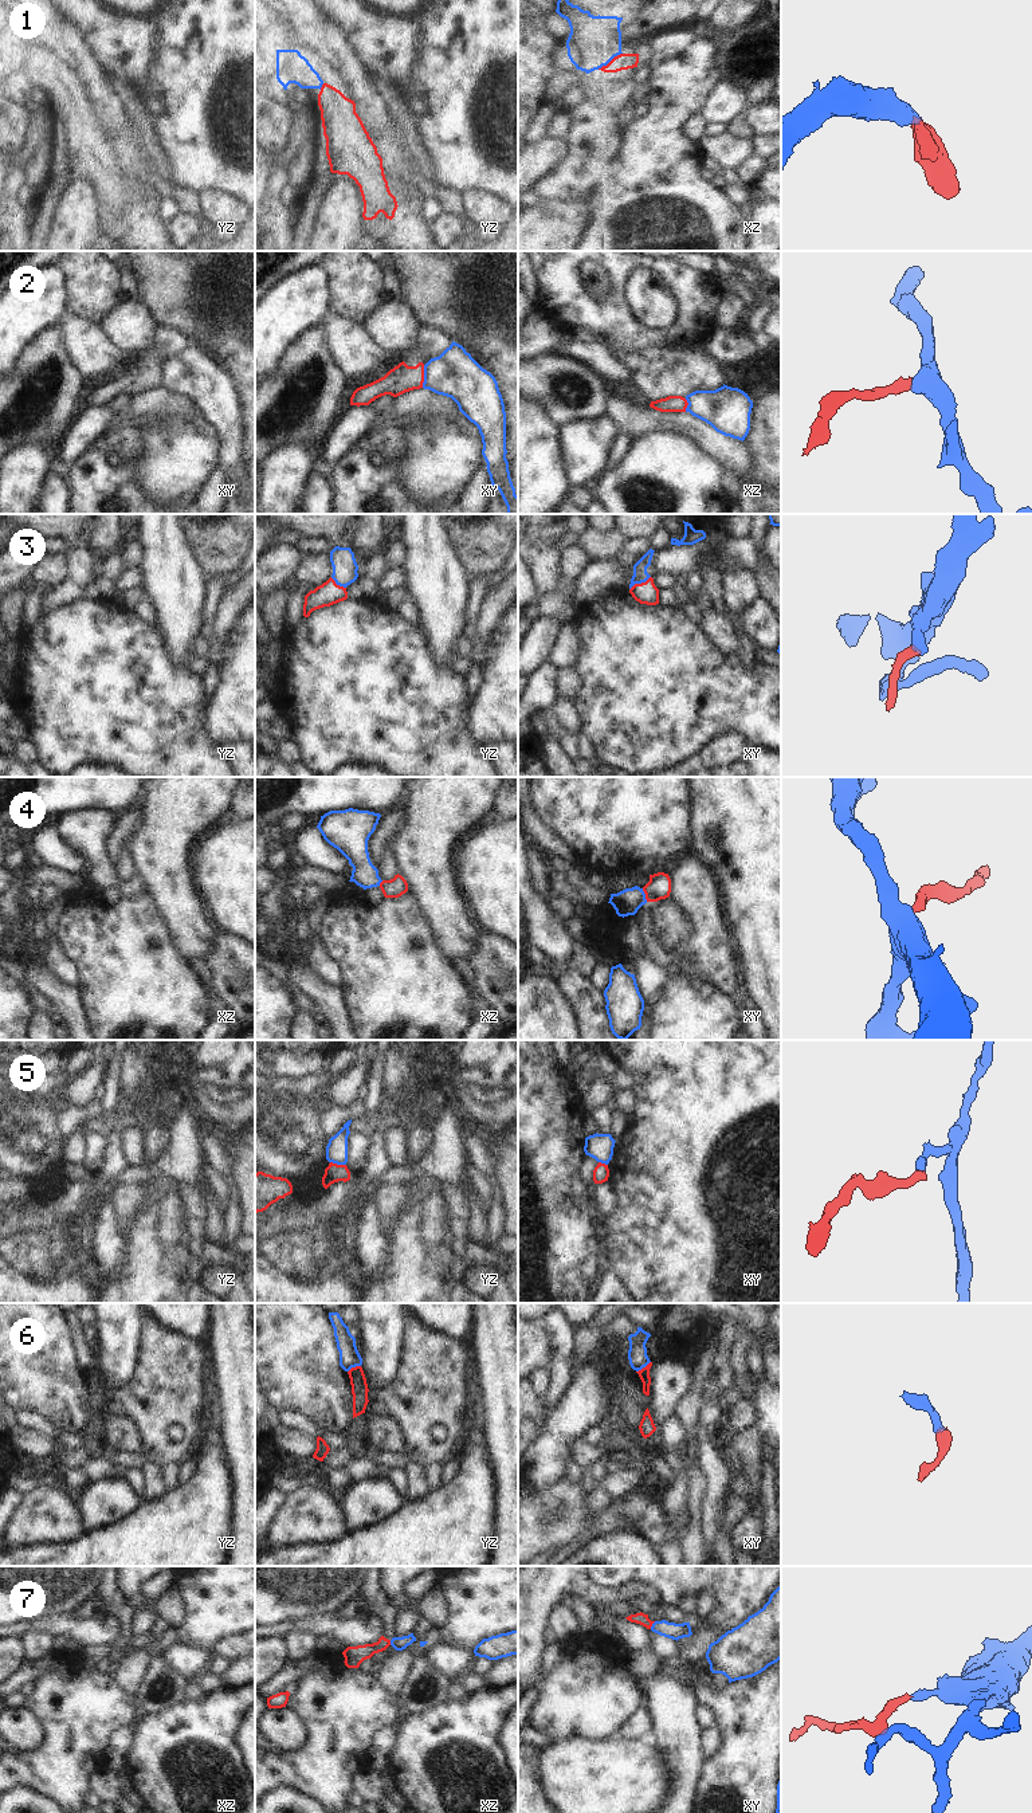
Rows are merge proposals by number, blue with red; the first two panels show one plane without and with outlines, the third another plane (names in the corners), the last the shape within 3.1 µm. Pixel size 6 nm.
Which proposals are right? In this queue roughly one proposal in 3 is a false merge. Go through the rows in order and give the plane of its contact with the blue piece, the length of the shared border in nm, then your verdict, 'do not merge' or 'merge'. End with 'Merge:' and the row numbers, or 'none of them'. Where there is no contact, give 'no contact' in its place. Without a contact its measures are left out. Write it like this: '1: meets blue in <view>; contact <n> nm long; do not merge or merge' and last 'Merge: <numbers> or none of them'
1: meets blue in xz; contact 180 nm long; merge
2: meets blue in xy; contact 140 nm long; do not merge
3: meets blue in xy; contact 150 nm long; merge
4: meets blue in xy; contact 90 nm long; merge
5: meets blue in yz; contact 100 nm long; do not merge
6: meets blue in xy; contact 110 nm long; do not merge
7: meets blue in xy; contact 60 nm long; merge
Merge: 1, 3, 4, 7

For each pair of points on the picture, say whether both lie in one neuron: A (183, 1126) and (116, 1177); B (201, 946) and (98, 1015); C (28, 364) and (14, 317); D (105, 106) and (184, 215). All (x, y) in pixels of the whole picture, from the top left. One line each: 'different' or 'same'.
A: same
B: different
C: different
D: different

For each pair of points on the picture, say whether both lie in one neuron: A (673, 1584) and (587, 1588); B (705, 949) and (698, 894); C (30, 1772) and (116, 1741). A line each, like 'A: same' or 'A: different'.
A: different
B: same
C: different

